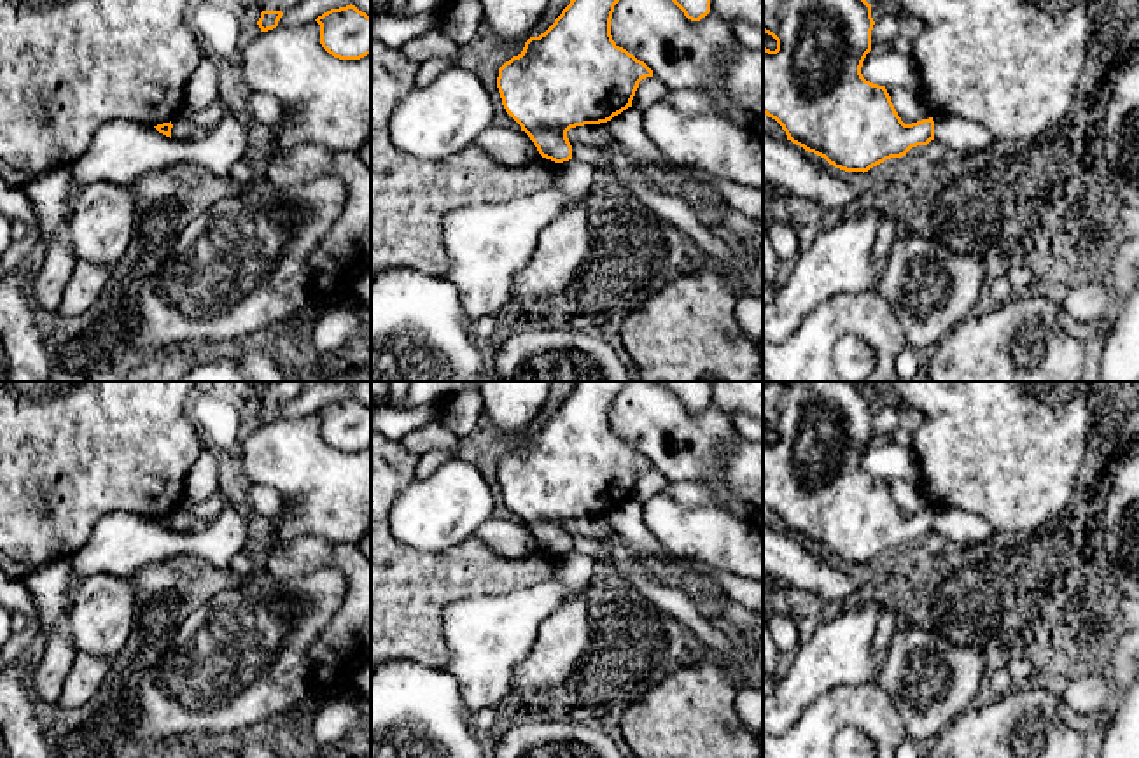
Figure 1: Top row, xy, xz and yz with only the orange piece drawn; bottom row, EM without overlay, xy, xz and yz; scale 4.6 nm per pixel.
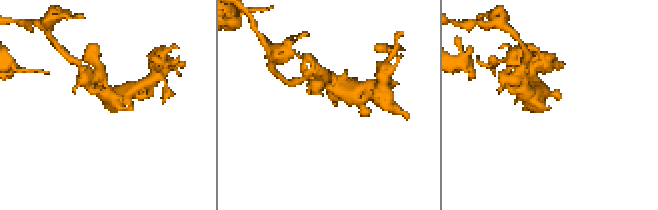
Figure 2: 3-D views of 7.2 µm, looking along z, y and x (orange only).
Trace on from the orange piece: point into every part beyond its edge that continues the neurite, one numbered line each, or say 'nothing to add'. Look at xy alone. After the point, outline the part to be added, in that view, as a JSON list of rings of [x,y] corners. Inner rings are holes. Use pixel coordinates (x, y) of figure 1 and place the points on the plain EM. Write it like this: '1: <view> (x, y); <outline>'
nothing to add

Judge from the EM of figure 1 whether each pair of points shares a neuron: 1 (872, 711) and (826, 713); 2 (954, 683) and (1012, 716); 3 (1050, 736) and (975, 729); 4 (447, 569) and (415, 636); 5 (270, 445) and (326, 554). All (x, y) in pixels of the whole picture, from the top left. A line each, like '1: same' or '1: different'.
1: same
2: different
3: same
4: same
5: different

